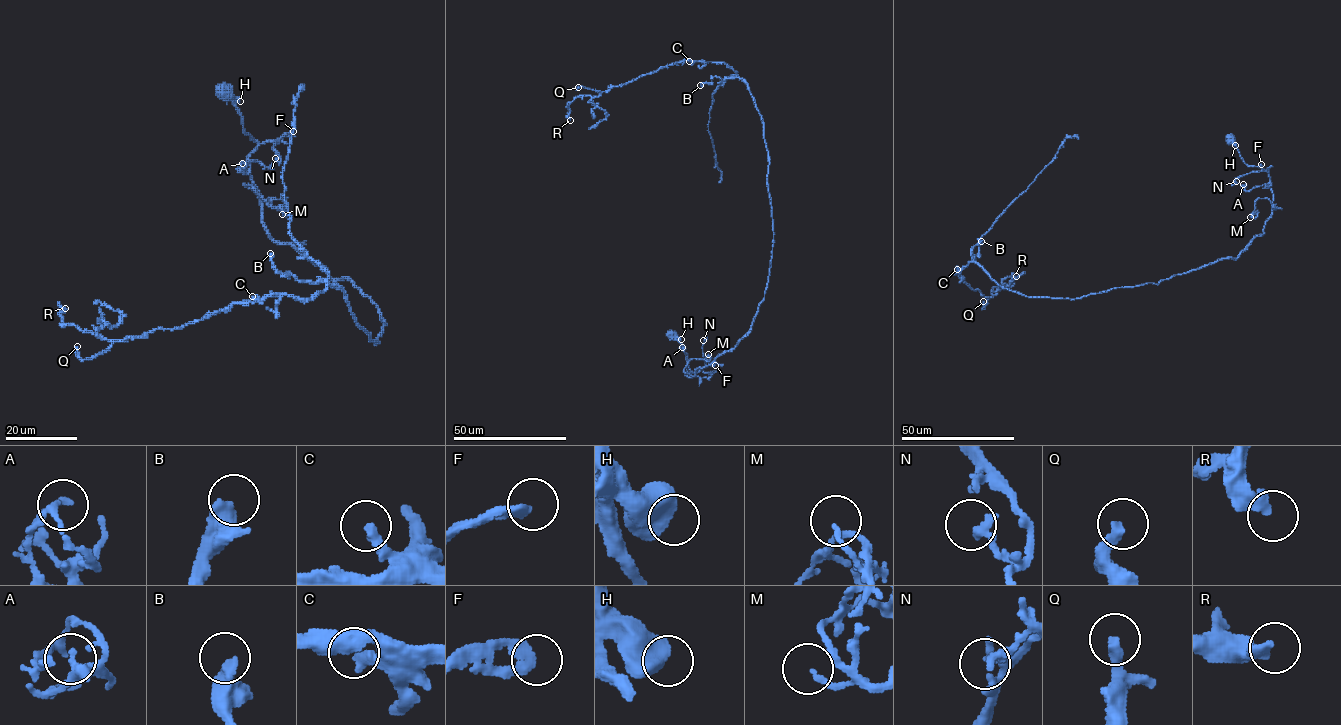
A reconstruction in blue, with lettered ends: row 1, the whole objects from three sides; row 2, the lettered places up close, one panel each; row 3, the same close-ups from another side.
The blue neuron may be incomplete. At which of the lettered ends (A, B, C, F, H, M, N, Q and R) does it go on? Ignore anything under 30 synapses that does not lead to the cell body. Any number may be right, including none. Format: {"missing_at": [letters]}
{"missing_at": ["B"]}

